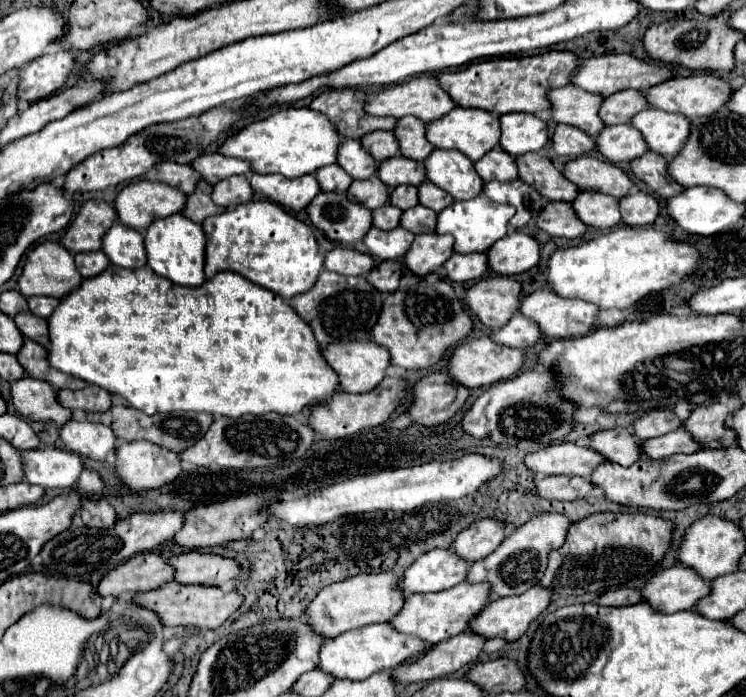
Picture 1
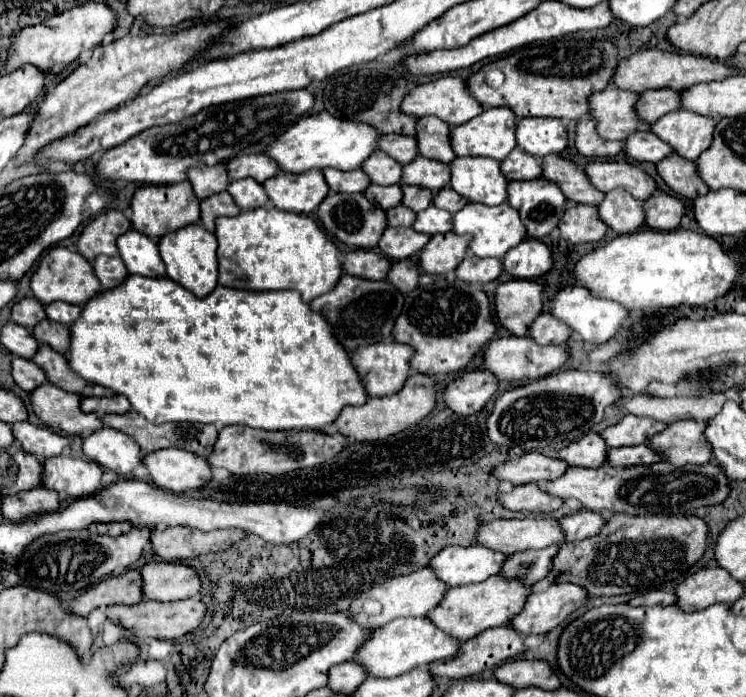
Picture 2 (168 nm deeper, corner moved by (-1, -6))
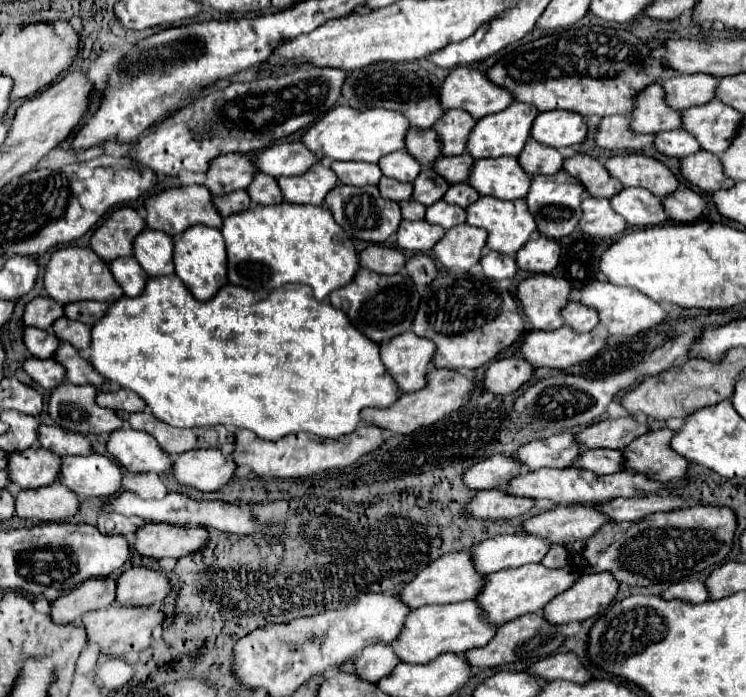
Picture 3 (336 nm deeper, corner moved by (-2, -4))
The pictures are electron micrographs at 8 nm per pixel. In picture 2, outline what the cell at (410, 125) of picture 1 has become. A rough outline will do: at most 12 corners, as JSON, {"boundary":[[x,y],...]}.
{"boundary":[[437,117],[417,123],[419,153],[451,163],[451,125]]}

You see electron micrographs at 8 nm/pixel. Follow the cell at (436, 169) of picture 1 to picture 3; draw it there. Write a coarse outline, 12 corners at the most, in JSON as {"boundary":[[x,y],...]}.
{"boundary":[[516,157],[476,159],[468,183],[496,199],[522,199],[530,175]]}

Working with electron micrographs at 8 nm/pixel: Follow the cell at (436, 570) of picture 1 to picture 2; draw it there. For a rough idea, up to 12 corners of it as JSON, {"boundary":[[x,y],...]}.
{"boundary":[[445,547],[431,569],[449,587],[501,571],[505,553]]}

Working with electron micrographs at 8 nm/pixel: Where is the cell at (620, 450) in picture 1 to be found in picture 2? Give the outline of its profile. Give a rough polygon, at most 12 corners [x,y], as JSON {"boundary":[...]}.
{"boundary":[[599,433],[557,451],[577,467],[601,467],[607,445]]}

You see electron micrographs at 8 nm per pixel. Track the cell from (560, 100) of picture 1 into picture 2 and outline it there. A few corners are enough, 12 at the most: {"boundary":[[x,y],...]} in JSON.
{"boundary":[[609,85],[589,97],[603,139],[651,131],[639,95]]}

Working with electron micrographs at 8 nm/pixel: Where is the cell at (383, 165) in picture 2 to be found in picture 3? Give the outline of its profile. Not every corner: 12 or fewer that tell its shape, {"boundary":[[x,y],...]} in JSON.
{"boundary":[[406,151],[388,153],[378,161],[382,175],[412,183],[420,163]]}

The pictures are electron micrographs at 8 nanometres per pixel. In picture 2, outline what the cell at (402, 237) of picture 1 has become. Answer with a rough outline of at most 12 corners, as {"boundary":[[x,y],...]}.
{"boundary":[[387,227],[379,249],[393,261],[417,255],[431,235]]}

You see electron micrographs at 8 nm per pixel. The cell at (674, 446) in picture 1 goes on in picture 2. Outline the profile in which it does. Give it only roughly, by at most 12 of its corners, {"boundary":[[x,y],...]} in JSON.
{"boundary":[[647,445],[607,451],[607,465],[635,467],[657,463],[663,455]]}

